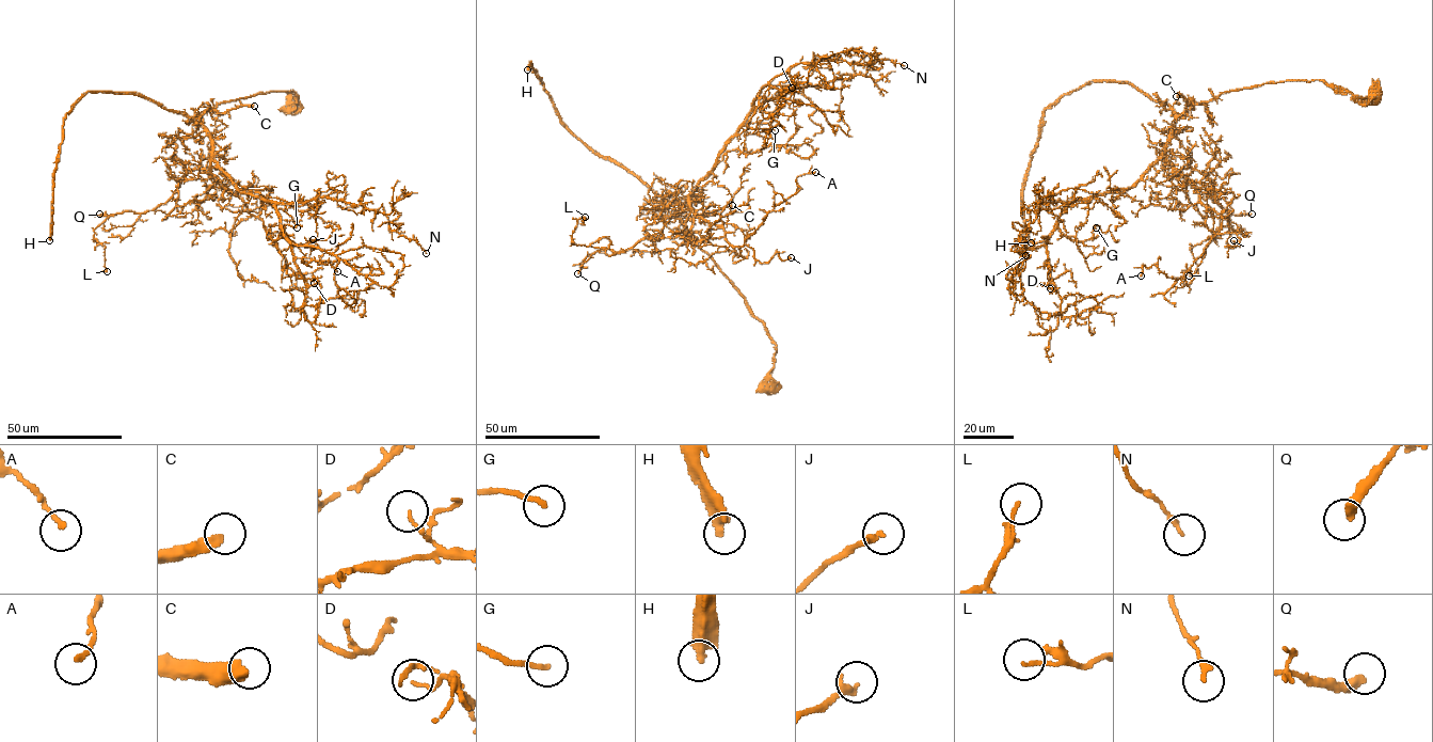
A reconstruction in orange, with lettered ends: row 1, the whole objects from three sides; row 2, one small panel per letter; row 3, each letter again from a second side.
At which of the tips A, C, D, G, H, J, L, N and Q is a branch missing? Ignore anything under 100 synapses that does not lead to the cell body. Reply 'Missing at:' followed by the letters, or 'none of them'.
Missing at: C, H

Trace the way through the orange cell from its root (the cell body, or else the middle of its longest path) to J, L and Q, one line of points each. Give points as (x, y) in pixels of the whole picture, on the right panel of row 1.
J: (1373, 96), (1360, 105), (1319, 80), (1272, 82), (1178, 117), (1165, 158), (1234, 240)
L: (1373, 96), (1286, 80), (1182, 112), (1165, 158), (1201, 172), (1227, 211), (1190, 248), (1189, 275)
Q: (1373, 96), (1360, 105), (1319, 80), (1286, 80), (1182, 112), (1165, 158), (1207, 176), (1227, 214), (1252, 214)

